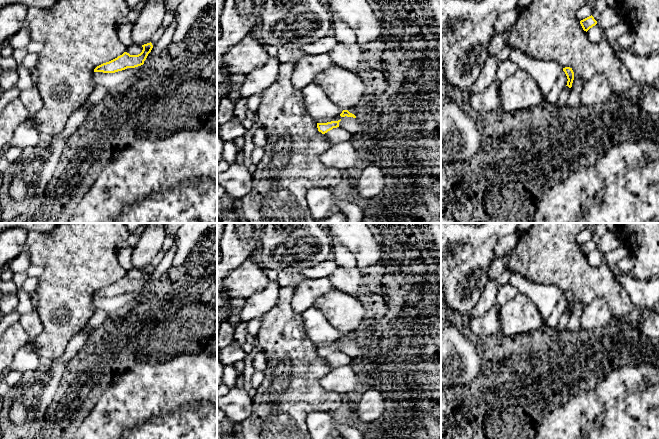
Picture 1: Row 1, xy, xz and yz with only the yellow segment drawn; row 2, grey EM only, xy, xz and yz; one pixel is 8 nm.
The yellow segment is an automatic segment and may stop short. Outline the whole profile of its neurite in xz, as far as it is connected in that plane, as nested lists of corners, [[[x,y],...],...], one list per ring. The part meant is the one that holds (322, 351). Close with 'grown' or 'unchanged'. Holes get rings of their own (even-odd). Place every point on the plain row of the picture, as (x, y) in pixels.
[[[341,343],[338,345],[331,345],[331,346],[327,346],[327,347],[317,347],[318,355],[321,356],[322,358],[325,358],[328,355],[332,354],[333,352],[339,351],[340,345],[341,345]]]; unchanged

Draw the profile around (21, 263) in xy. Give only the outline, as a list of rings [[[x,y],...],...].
[[[23,250],[13,261],[11,261],[7,267],[9,267],[14,273],[23,272],[31,266],[31,261],[28,253]]]

